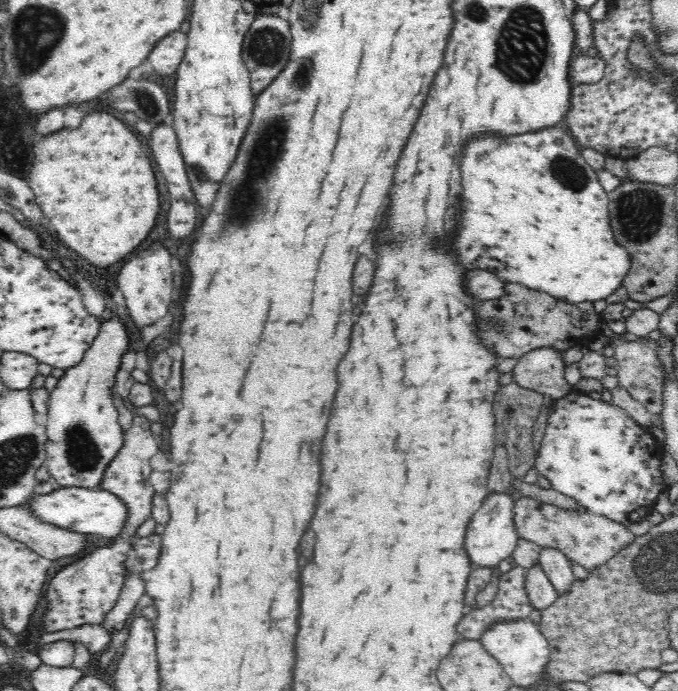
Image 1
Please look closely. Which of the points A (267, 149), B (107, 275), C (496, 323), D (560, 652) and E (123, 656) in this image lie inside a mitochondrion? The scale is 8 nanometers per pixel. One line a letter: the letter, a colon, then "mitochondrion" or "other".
A: mitochondrion
B: other
C: mitochondrion
D: other
E: other

